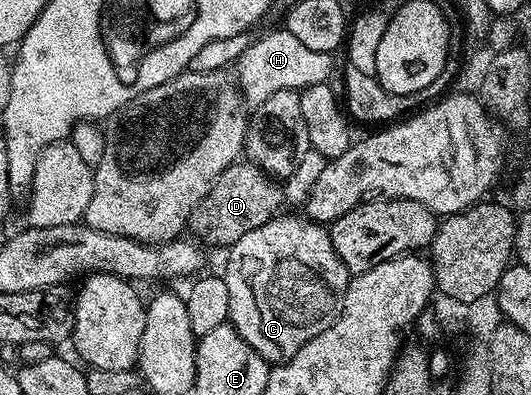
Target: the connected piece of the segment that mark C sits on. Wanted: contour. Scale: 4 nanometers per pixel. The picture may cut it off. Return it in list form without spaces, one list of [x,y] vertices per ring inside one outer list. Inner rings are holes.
[[[282,213],[260,225],[260,229],[244,233],[240,241],[229,247],[227,255],[230,256],[224,270],[230,310],[228,321],[238,330],[240,337],[244,337],[246,344],[271,365],[291,359],[305,343],[312,341],[312,337],[324,333],[324,329],[334,324],[352,278],[332,245],[329,230],[321,223],[298,215]]]

